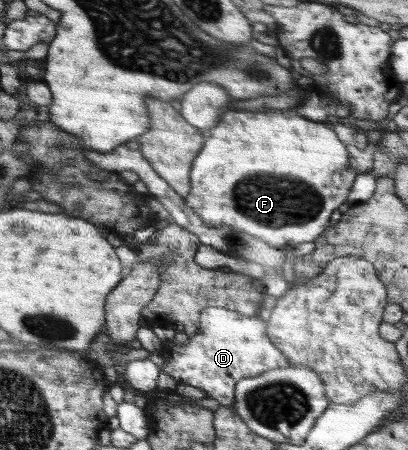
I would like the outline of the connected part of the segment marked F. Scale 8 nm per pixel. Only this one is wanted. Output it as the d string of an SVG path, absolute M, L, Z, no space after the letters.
M291 110L225 112L204 142L190 170L191 188L184 198L186 205L203 219L205 226L233 227L273 248L291 250L299 244L314 242L329 227L331 214L346 202L357 176L349 166L346 146L337 140L335 132Z

